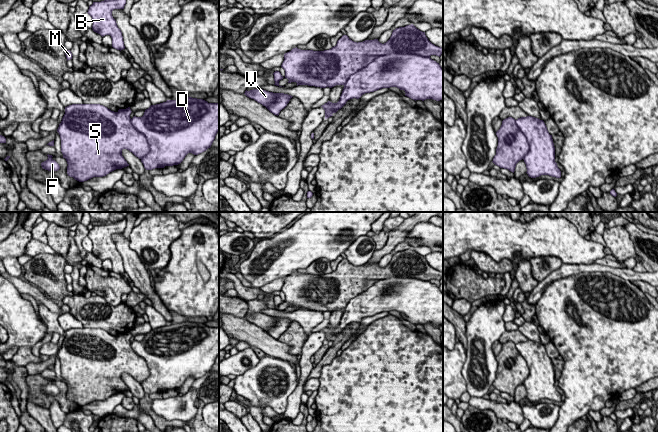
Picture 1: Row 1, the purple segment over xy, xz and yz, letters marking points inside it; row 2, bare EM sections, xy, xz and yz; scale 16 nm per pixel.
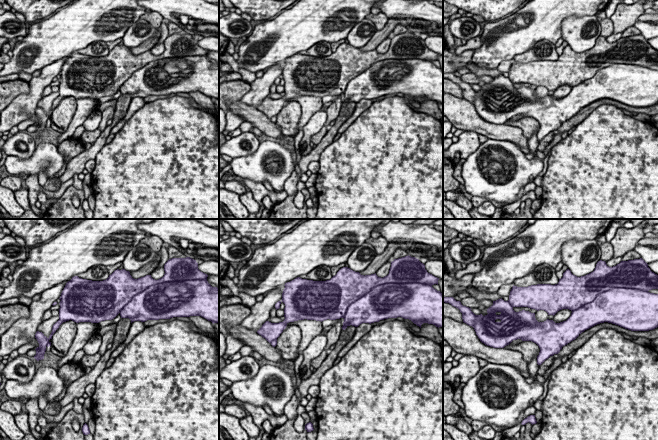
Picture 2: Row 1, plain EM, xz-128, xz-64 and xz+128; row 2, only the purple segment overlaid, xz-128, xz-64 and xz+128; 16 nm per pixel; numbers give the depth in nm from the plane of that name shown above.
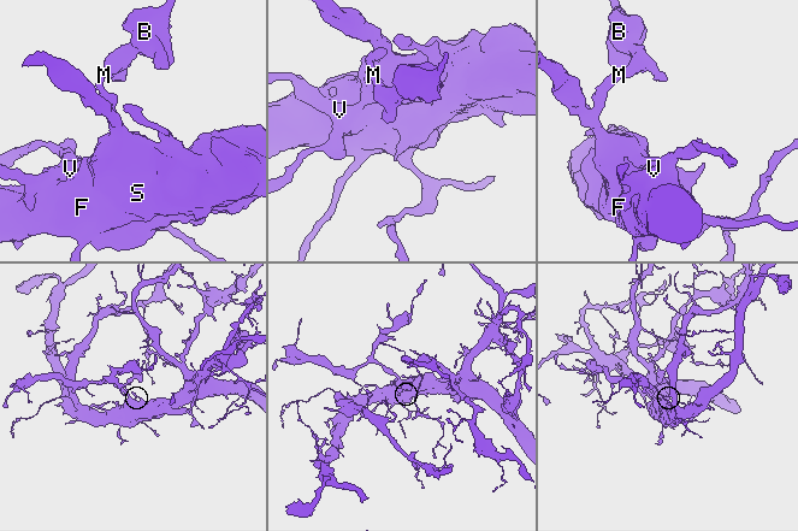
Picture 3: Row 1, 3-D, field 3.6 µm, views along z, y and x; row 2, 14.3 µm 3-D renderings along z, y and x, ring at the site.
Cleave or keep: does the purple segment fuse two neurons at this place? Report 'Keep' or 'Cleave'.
Keep

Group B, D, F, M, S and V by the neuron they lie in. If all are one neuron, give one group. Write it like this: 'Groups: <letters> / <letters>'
Groups: B D F M S V

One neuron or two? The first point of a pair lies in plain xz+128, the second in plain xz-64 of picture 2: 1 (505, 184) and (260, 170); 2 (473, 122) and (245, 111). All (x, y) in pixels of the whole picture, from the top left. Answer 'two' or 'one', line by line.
1: one
2: one

